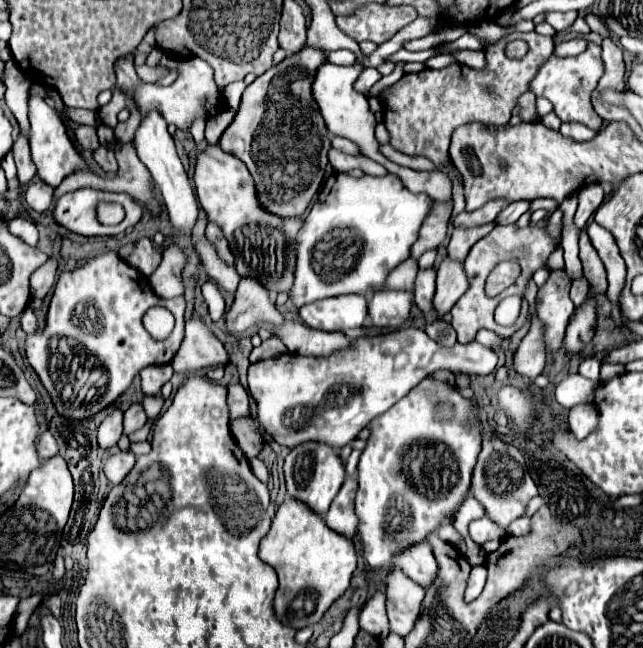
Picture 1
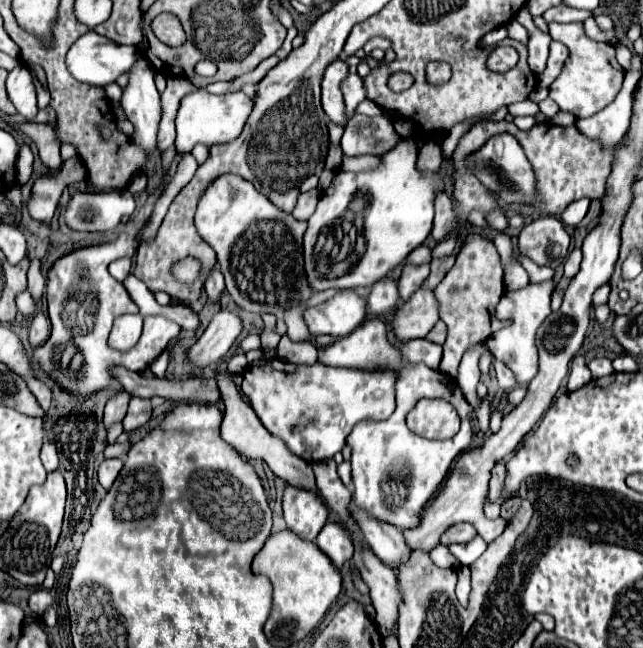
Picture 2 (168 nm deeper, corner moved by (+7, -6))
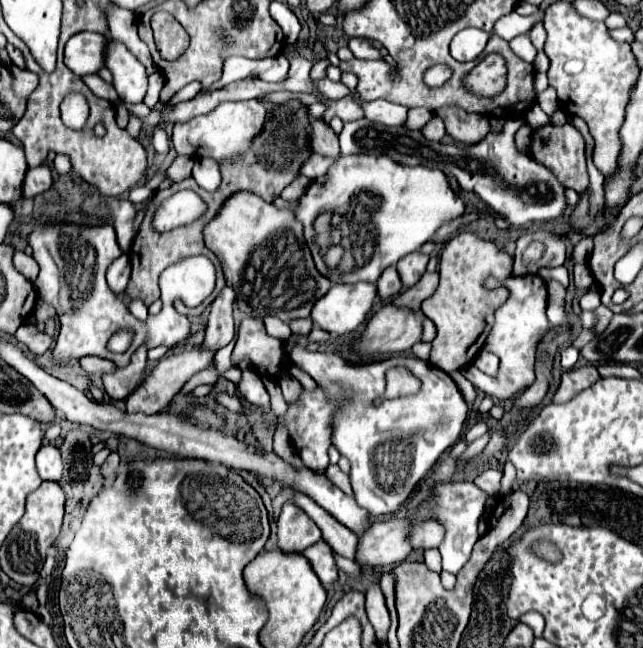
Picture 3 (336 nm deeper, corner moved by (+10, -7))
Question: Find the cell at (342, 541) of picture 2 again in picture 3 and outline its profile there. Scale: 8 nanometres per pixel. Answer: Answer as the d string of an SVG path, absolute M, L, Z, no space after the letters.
M318 540L310 548L306 548L302 554L310 560L310 564L314 566L316 576L320 578L320 582L324 586L330 586L332 582L338 580L338 566L334 562L334 552L330 550L328 542Z

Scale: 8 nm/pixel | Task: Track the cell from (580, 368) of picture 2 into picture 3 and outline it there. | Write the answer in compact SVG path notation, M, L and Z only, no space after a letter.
M568 346L568 348L564 348L562 352L560 352L560 356L562 356L562 366L568 370L568 368L572 368L576 362L578 362L578 350L574 348L574 346Z

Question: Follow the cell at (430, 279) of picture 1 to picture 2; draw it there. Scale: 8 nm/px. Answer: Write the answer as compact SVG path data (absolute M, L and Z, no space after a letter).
M405 263L401 269L401 277L397 281L401 299L407 301L421 287L421 283L427 279L427 275L429 275L429 263L423 263L423 265Z

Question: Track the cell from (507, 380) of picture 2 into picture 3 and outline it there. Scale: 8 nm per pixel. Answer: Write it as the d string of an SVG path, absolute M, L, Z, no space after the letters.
M482 350L482 352L476 356L474 366L480 368L480 370L482 370L484 374L488 374L488 376L496 376L496 372L498 372L498 356Z

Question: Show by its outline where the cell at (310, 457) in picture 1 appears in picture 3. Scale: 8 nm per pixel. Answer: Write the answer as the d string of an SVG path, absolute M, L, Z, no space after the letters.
M286 502L282 506L282 514L278 518L278 546L284 552L302 552L314 542L322 538L320 528L304 510L300 510L294 502Z

